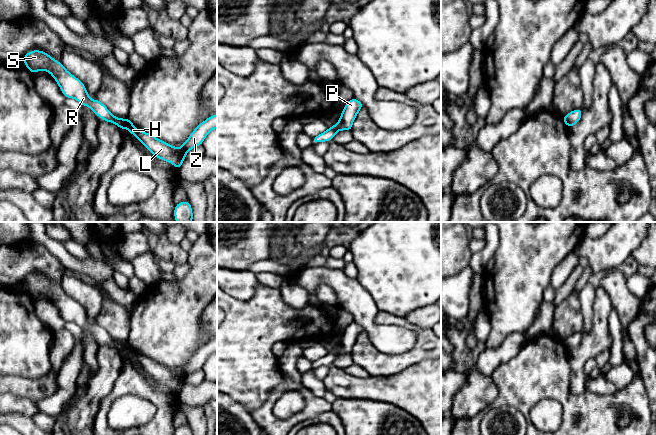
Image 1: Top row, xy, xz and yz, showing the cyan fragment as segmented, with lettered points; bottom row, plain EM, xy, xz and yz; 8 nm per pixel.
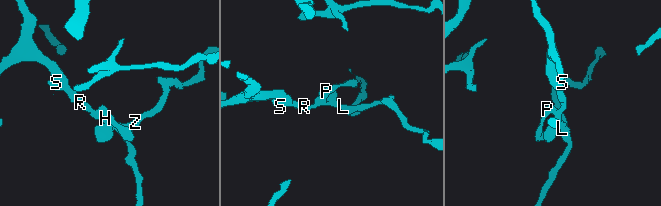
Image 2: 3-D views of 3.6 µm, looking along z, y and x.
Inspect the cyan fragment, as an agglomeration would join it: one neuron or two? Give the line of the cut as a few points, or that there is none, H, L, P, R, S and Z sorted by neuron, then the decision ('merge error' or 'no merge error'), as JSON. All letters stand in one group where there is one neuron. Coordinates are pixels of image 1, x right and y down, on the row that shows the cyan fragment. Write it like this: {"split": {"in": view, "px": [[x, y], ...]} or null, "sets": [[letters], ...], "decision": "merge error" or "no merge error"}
{"split": null, "sets": [["H", "L", "P", "R", "S", "Z"]], "decision": "no merge error"}

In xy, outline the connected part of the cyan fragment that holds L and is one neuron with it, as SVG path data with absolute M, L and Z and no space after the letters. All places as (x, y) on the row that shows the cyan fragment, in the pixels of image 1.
M29 51L22 60L25 62L25 67L33 74L41 69L48 71L59 85L65 98L76 99L83 106L88 106L95 115L106 122L116 124L121 130L128 128L130 134L139 139L156 158L172 163L177 170L180 169L186 159L185 154L202 145L207 134L217 128L217 115L211 115L195 128L181 148L178 149L149 133L136 129L130 119L115 117L98 99L92 101L84 83L69 73L61 62L57 62L45 51Z

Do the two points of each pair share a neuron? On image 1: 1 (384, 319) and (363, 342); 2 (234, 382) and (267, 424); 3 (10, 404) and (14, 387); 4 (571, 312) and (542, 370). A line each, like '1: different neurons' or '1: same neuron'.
1: same neuron
2: different neurons
3: different neurons
4: different neurons

